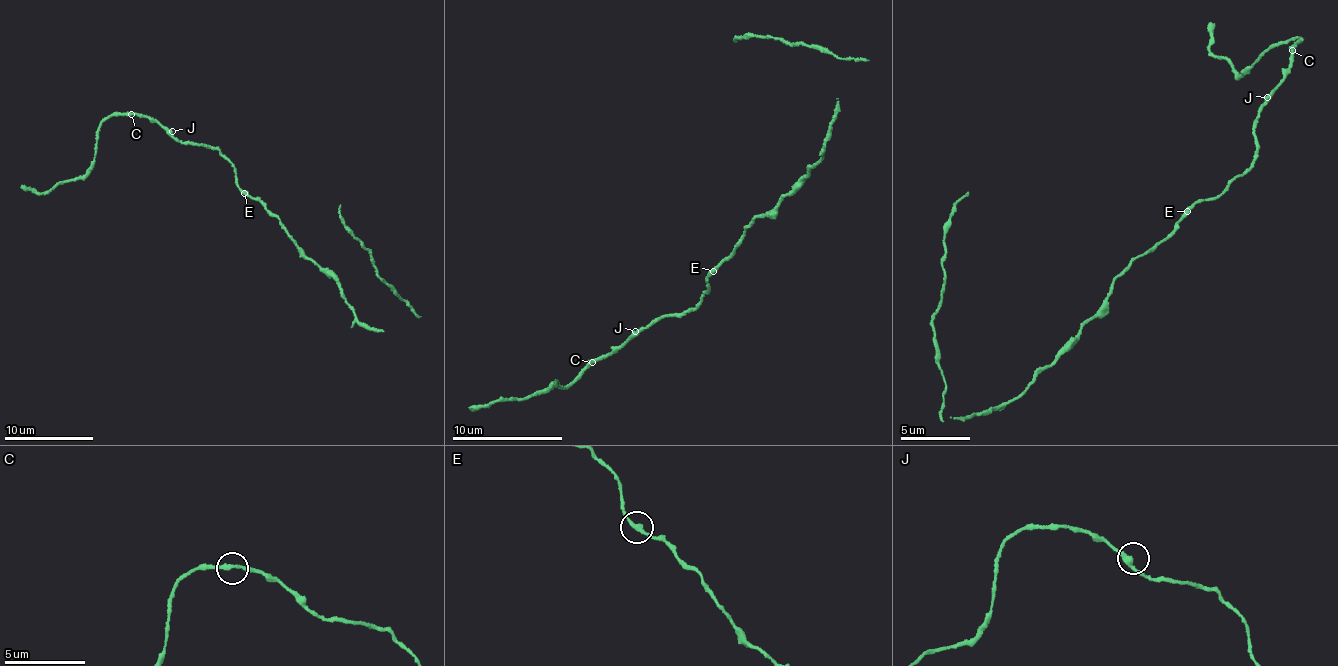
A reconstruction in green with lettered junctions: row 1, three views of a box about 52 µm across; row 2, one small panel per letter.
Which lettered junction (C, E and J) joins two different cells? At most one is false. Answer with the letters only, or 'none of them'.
E

